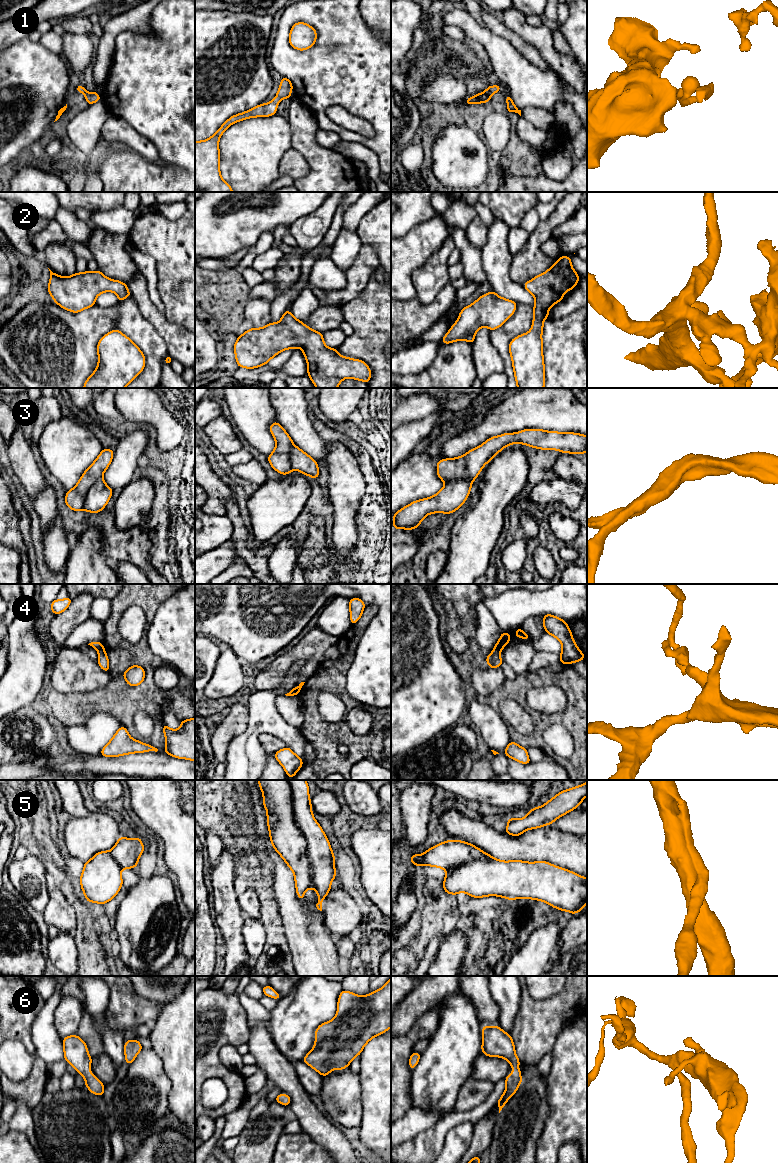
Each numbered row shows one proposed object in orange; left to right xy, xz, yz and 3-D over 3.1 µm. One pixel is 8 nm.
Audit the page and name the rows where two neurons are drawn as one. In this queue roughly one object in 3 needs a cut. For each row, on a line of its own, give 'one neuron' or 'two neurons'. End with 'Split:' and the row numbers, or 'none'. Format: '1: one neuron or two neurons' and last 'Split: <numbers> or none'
1: one neuron
2: one neuron
3: one neuron
4: two neurons
5: one neuron
6: one neuron
Split: 4

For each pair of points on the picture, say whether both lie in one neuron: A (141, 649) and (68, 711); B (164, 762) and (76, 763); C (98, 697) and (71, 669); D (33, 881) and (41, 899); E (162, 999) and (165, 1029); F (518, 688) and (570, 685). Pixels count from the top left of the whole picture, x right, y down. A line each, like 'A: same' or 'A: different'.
A: same
B: same
C: different
D: same
E: different
F: same

